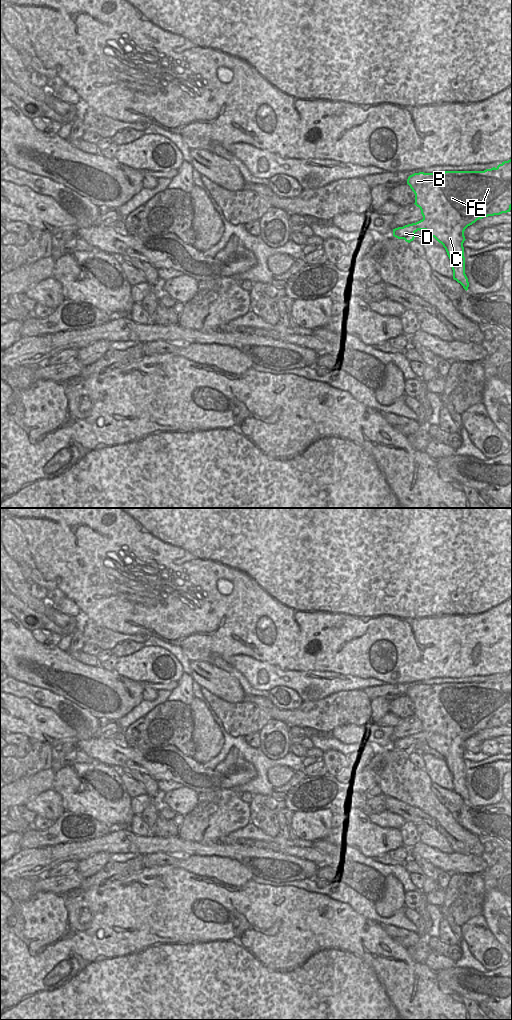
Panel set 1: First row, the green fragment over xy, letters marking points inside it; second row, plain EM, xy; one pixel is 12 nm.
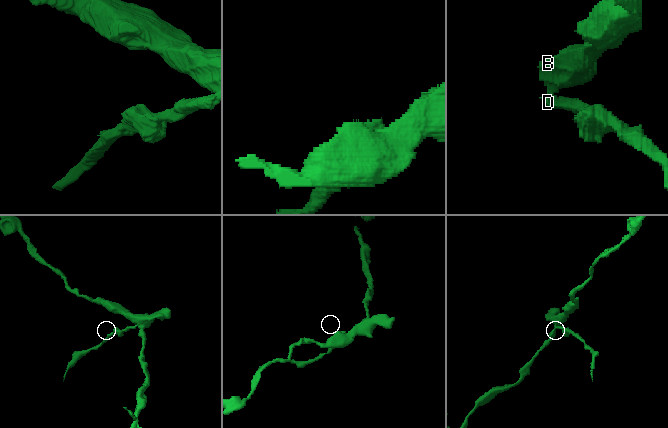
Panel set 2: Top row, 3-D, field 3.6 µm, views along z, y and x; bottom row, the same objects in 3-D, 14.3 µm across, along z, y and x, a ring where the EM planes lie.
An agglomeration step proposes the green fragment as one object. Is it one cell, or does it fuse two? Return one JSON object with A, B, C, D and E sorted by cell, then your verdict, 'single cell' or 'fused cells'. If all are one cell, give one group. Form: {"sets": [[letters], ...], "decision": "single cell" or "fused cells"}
{"sets": [["A", "B", "C", "E"], ["D"]], "decision": "fused cells"}

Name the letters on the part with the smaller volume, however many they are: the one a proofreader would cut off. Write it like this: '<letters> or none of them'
D

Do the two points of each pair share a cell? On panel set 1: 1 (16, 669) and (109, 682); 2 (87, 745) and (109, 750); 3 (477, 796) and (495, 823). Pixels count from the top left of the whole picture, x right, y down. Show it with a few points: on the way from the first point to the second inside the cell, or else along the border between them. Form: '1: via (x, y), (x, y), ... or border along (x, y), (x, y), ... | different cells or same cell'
1: via (31, 658), (53, 661), (64, 670), (83, 674) | same cell
2: via (92, 747), (104, 750) | same cell
3: border along (501, 800), (478, 806), (472, 806), (467, 802) | different cells

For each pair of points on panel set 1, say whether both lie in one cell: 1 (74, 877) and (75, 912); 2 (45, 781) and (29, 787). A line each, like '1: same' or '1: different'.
1: different
2: same

